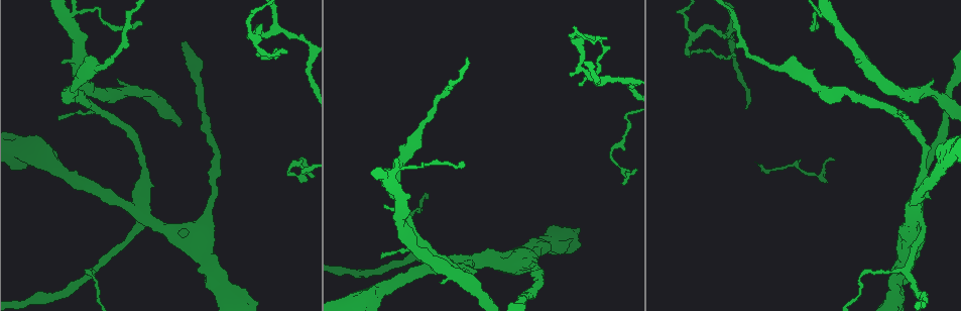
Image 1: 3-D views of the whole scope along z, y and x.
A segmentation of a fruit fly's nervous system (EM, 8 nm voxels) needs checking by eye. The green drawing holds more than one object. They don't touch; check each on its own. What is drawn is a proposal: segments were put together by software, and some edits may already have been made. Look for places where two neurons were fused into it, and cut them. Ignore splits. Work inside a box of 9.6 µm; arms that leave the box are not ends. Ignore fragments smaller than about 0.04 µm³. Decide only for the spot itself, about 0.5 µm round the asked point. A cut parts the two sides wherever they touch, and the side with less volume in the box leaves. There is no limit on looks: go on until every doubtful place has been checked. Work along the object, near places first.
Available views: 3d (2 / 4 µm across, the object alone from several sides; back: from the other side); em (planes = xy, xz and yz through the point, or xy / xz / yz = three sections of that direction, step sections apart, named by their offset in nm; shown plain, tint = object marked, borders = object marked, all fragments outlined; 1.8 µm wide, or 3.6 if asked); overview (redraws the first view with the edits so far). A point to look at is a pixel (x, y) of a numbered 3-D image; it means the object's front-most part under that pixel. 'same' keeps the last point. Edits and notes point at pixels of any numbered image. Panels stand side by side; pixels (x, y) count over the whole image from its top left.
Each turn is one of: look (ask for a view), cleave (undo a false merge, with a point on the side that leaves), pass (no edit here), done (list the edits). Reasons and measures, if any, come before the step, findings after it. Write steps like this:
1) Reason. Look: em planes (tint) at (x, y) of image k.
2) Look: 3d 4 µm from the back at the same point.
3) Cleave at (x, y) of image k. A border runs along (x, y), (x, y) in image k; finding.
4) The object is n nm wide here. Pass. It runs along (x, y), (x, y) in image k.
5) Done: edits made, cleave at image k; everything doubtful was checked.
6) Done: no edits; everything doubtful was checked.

Four or more arms meet. Look: 3d 4 µm at (142, 213) of image 1.

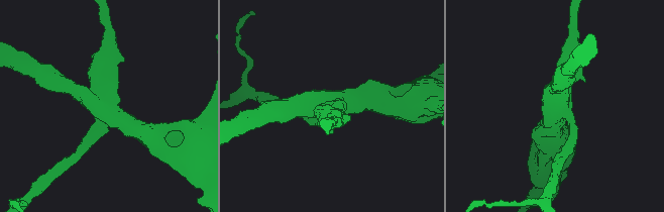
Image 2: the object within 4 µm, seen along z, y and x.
4 arms meet here; shape alone is not enough. Look: em planes (tint) at (332, 106) of image 2.

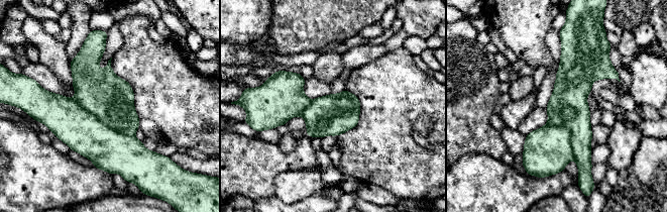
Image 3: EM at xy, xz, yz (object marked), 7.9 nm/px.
Cleave at (102, 93) of image 3. A border runs along (74, 98), (105, 124), (133, 135) in image 3; a second neuron is stuck on.

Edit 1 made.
Look: em 3.6 µm xz step 4 (tint) at (692, 35) of image 1.

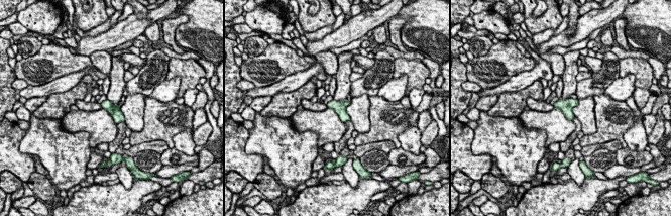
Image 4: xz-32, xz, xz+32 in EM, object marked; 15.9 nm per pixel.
Another direction. Look: em 3.6 µm planes (tint) at the same point.

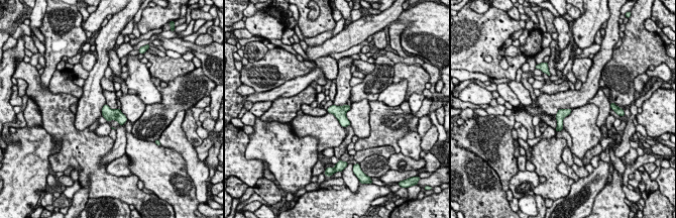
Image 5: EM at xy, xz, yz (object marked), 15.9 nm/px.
Pass. All the same neuron.

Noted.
Done: edits made, cleave at image 3; everything doubtful was checked.

